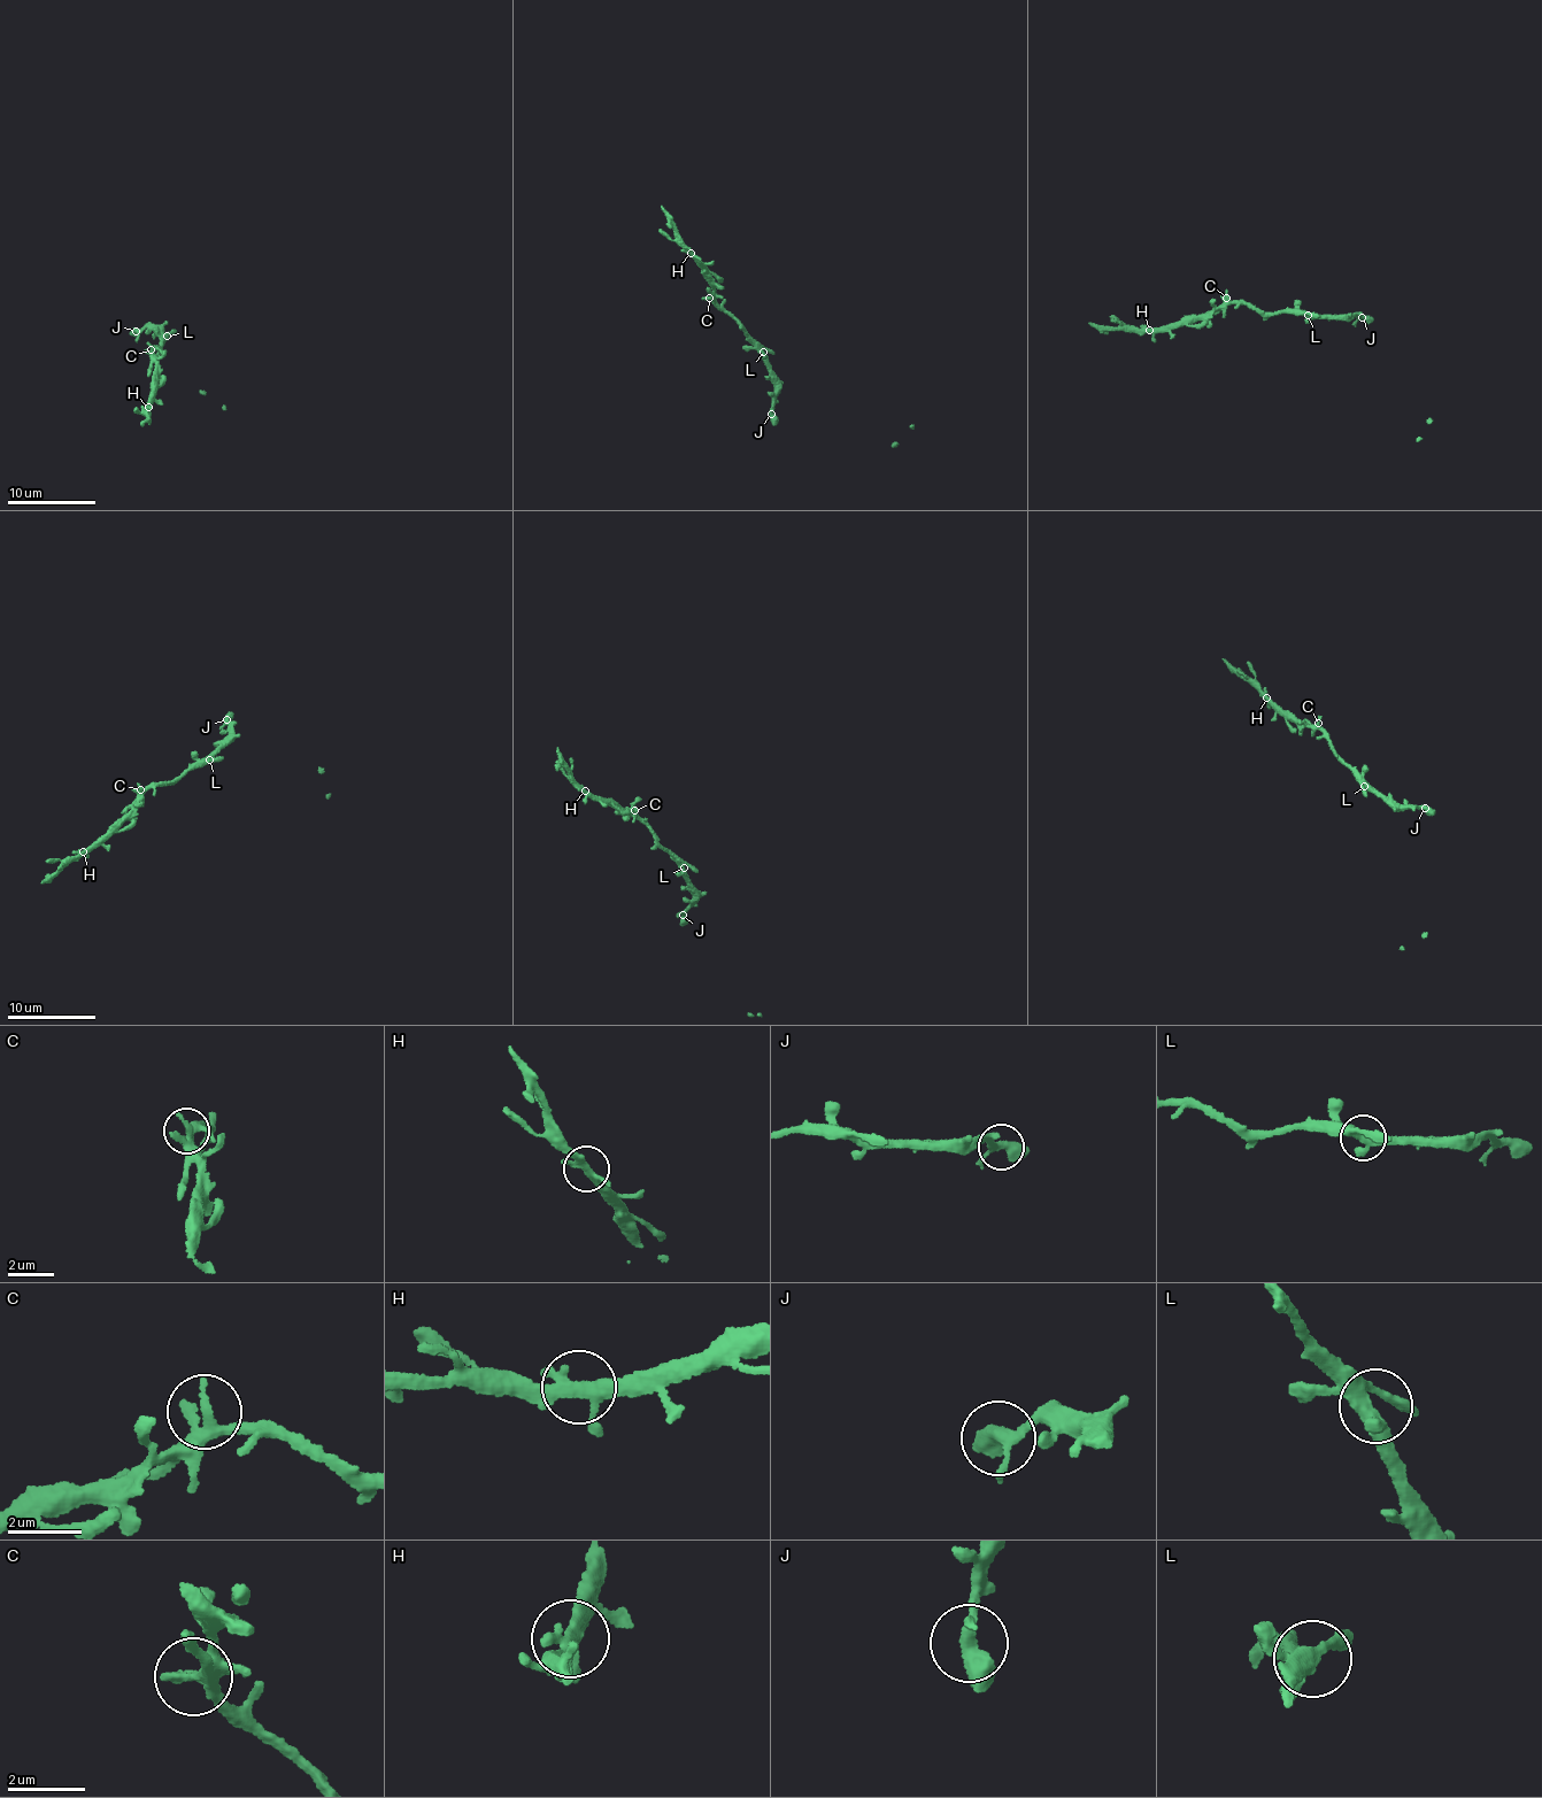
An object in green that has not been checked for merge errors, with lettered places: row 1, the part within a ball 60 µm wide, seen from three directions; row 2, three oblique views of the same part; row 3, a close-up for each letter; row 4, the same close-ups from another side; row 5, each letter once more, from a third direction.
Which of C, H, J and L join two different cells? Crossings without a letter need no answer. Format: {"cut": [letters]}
{"cut": []}

